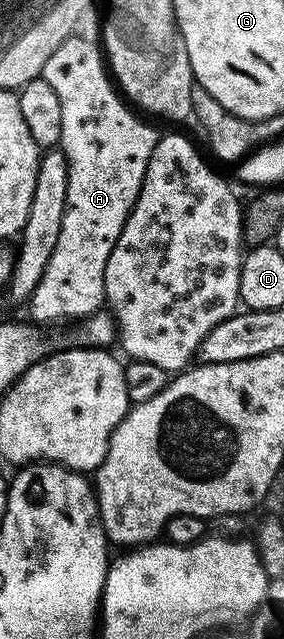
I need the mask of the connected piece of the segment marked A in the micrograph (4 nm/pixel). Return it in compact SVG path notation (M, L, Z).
M72 33L45 62L40 76L52 85L52 89L56 89L56 97L60 97L60 149L66 154L68 165L68 205L64 209L64 225L60 225L60 237L48 261L48 269L44 269L44 277L40 277L40 285L32 293L28 304L29 318L38 325L69 324L103 310L106 301L104 269L136 205L152 149L160 138L159 132L154 132L140 116L129 111L131 108L127 100L116 90L108 74L103 48L95 40L94 43L90 39L81 39L78 33Z

